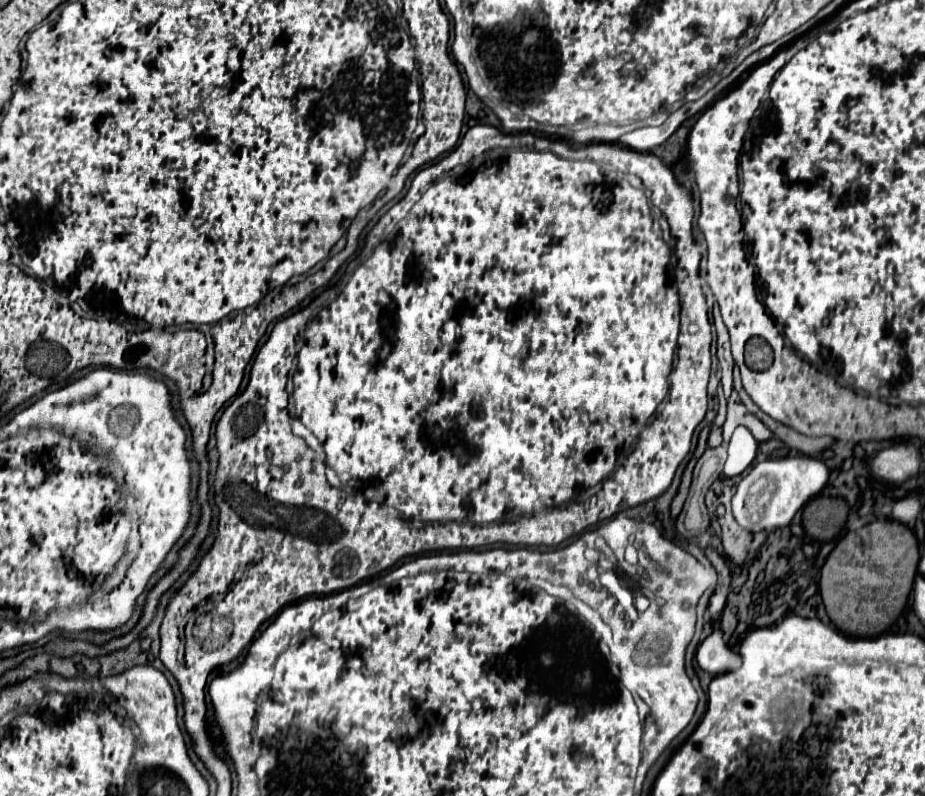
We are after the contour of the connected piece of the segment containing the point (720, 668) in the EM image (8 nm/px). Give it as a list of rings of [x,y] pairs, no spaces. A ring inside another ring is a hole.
[[[715,630],[697,650],[697,662],[703,670],[711,674],[721,674],[729,670],[737,670],[741,666],[741,658],[733,654],[723,642],[723,632]]]

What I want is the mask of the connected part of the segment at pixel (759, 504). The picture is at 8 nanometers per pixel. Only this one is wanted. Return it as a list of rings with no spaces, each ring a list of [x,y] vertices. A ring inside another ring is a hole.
[[[795,456],[795,458],[759,462],[737,486],[737,492],[733,496],[733,516],[749,532],[759,532],[761,516],[767,530],[785,526],[793,520],[797,510],[801,510],[815,494],[821,492],[823,478],[827,482],[829,470],[821,460],[815,458]],[[769,506],[771,506],[771,514],[769,514]],[[767,516],[771,516],[771,522],[767,522]]]

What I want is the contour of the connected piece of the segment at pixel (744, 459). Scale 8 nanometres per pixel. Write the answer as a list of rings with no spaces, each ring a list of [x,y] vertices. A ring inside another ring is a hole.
[[[743,426],[735,428],[729,444],[727,444],[727,462],[725,462],[725,476],[733,478],[739,476],[755,458],[757,454],[757,440],[751,432]]]

